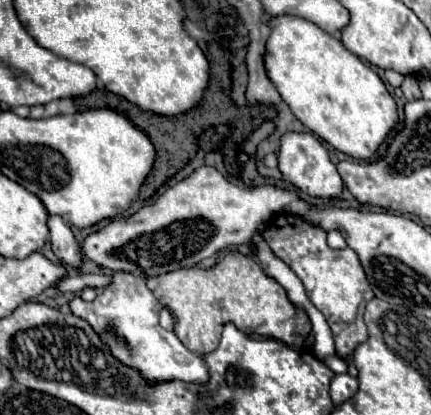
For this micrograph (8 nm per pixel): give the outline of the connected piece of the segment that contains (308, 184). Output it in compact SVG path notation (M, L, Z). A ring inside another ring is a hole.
M289 131L281 135L277 155L279 155L279 171L283 173L283 179L299 187L303 193L311 197L337 197L343 191L343 181L335 165L331 163L327 149L319 143L319 139L313 133Z

